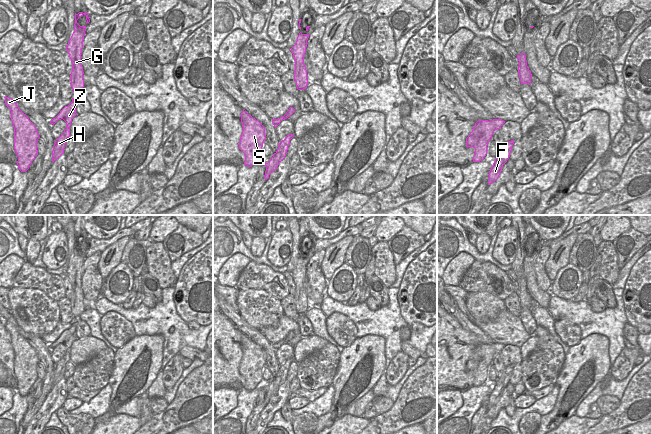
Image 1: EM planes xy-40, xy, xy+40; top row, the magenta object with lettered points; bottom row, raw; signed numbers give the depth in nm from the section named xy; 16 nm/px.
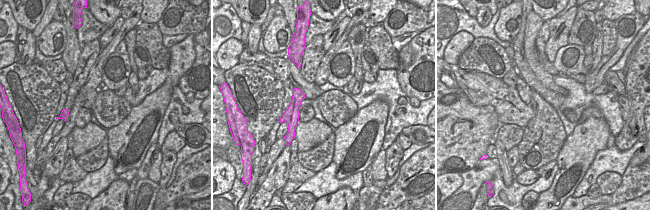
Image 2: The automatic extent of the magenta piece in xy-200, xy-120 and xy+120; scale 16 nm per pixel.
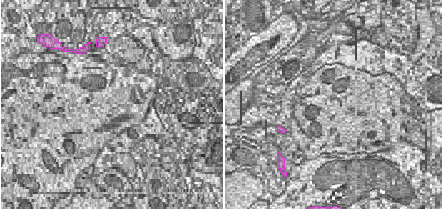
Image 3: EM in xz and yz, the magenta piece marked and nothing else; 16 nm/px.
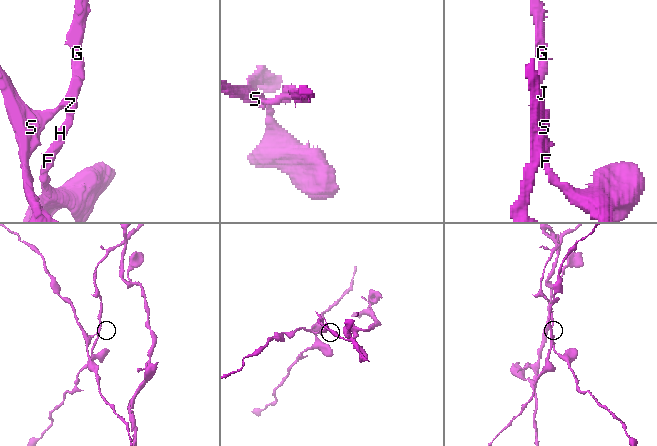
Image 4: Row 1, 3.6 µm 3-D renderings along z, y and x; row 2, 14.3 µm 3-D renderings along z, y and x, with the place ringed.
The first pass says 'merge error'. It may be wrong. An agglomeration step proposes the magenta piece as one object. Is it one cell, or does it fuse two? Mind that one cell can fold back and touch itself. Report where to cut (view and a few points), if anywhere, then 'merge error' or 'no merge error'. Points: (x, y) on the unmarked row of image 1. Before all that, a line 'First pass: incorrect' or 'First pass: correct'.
First pass: correct
xy-40 (52, 343), (56, 345) | merge error

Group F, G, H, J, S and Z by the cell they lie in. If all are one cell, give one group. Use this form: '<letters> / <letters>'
F G H Z / J S

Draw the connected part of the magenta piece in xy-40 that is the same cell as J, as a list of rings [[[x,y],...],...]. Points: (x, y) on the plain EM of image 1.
[[[5,322],[5,328],[11,335],[14,351],[14,373],[18,381],[17,389],[21,396],[26,396],[38,379],[37,365],[40,362],[35,349],[18,331],[17,327]]]

